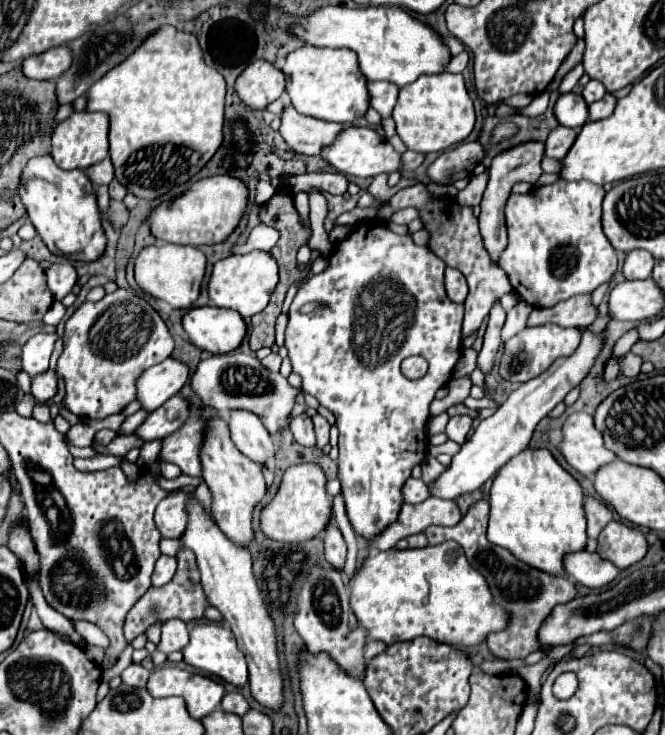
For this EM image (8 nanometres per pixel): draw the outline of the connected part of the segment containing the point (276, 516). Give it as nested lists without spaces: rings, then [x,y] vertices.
[[[294,465],[286,469],[274,499],[260,513],[260,529],[266,537],[282,543],[306,541],[310,537],[318,537],[324,525],[332,517],[332,499],[326,495],[326,477],[324,471],[314,465]]]

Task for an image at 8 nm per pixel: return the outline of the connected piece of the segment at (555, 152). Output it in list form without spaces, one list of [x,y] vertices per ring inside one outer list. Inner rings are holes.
[[[558,125],[556,129],[552,129],[546,139],[546,155],[552,159],[562,159],[568,153],[568,149],[572,147],[576,135],[578,135],[578,131],[570,129],[570,127]]]

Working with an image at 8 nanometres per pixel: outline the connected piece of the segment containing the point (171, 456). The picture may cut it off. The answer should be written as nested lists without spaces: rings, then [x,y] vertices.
[[[188,421],[178,431],[162,439],[160,459],[174,463],[182,473],[200,477],[202,467],[198,465],[198,433],[202,433],[202,421]]]

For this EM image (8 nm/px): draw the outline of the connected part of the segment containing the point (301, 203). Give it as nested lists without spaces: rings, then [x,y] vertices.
[[[296,193],[296,195],[294,195],[294,205],[296,205],[300,217],[308,223],[308,209],[310,209],[310,205],[308,205],[308,195],[306,195],[306,193]]]

